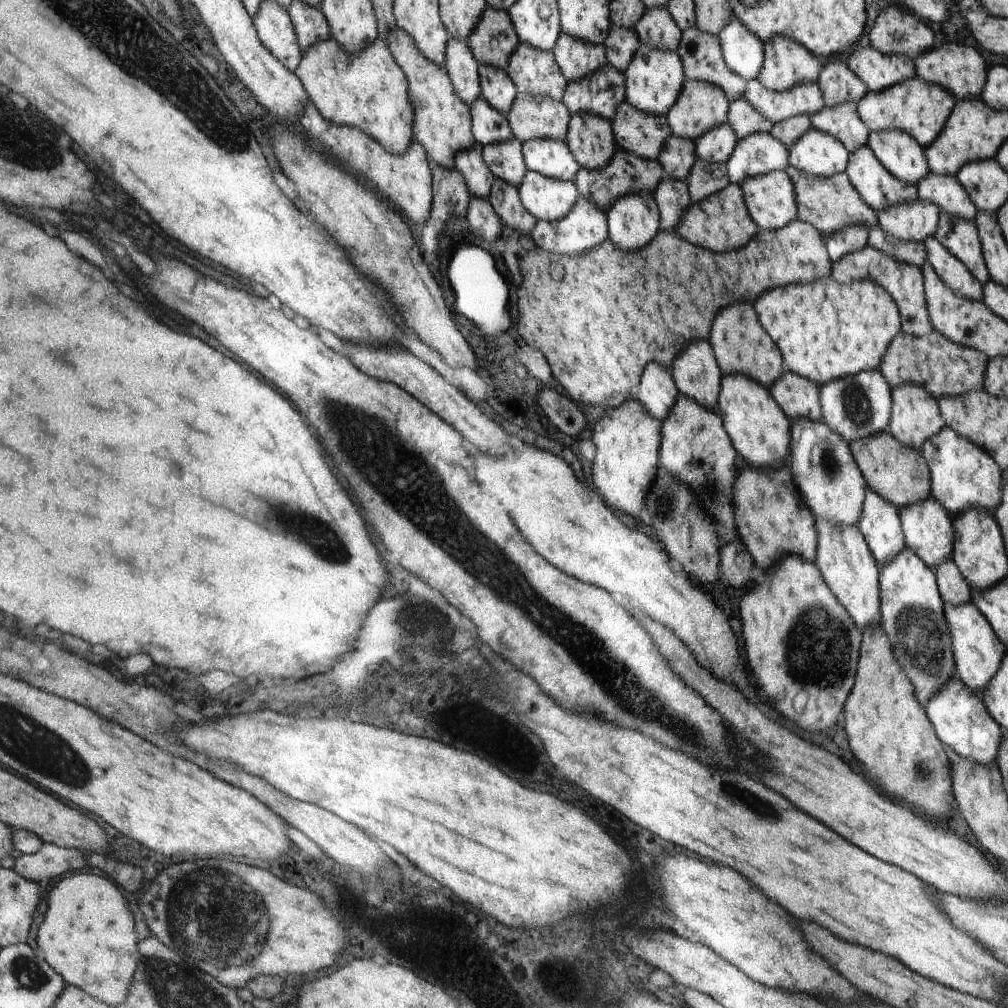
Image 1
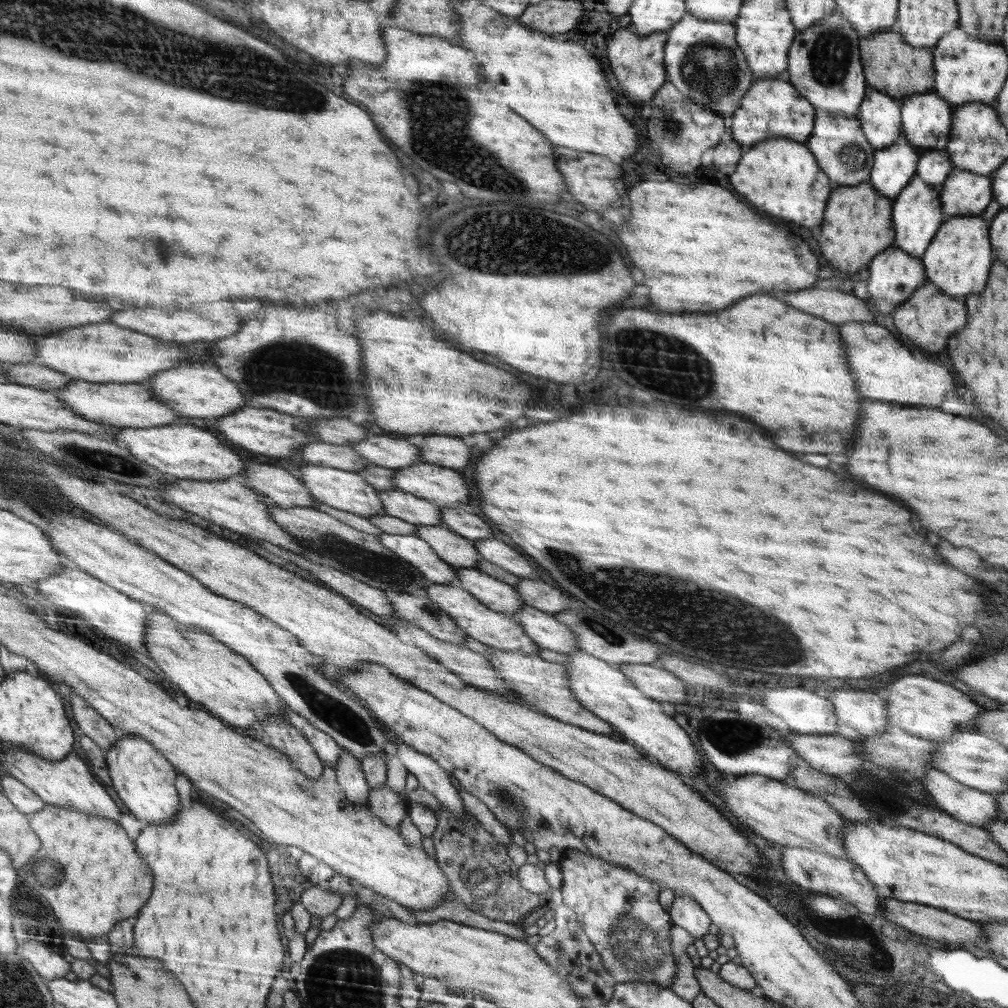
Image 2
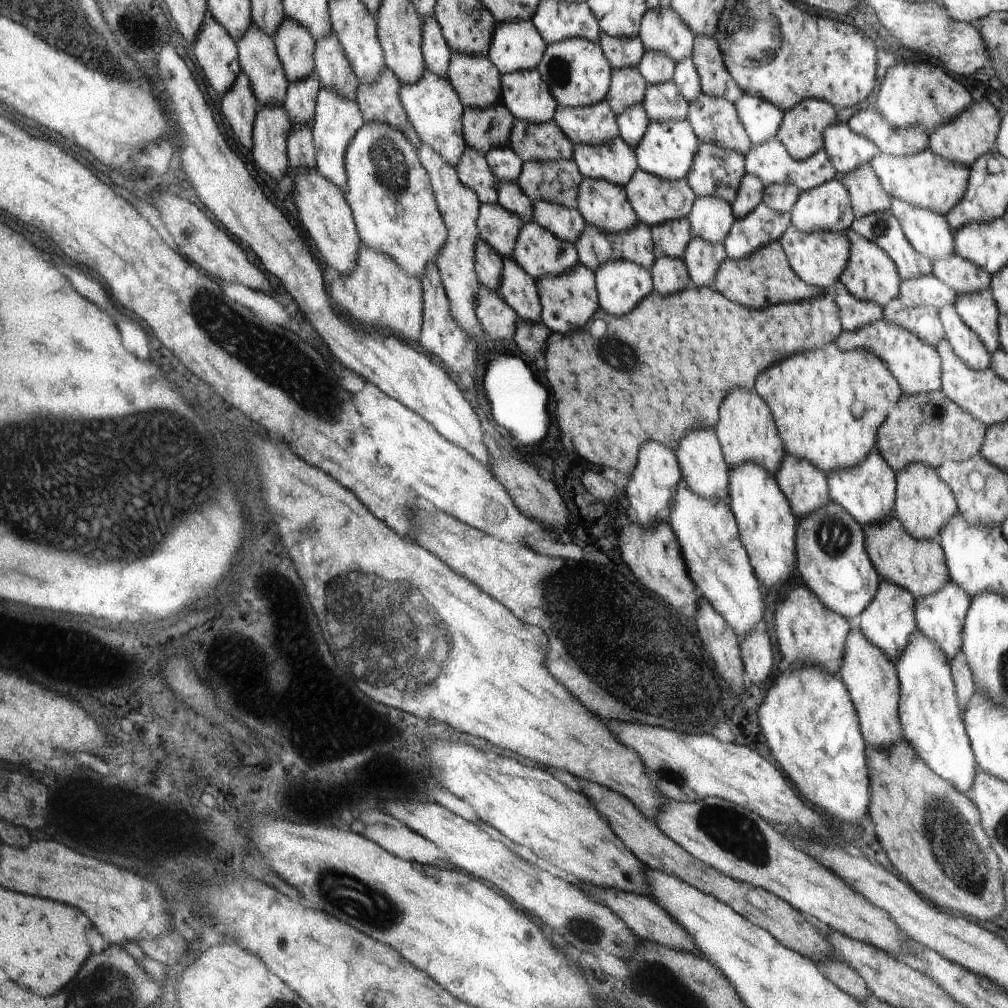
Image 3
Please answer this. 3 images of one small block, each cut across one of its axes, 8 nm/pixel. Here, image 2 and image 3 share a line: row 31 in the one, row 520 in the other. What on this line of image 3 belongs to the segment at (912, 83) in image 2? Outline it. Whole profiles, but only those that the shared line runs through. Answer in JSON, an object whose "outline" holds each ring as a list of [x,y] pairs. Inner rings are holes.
{"outline":[[[894,514],[886,522],[866,524],[866,548],[870,548],[870,560],[874,560],[877,572],[882,572],[884,580],[909,589],[917,598],[942,591],[951,580],[944,549],[938,539],[918,540]]]}

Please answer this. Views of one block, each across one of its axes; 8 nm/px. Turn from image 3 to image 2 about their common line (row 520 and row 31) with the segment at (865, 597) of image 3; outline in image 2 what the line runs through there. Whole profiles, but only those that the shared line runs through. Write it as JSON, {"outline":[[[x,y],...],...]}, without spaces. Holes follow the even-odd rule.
{"outline":[[[835,8],[828,16],[797,34],[797,38],[793,41],[793,46],[789,50],[789,73],[786,78],[815,107],[843,114],[847,117],[857,114],[859,106],[866,96],[866,81],[861,63],[859,34],[853,24],[843,17],[840,9]]]}

